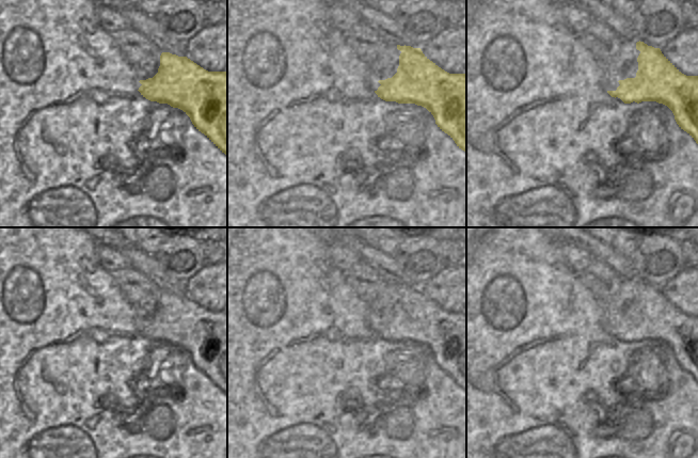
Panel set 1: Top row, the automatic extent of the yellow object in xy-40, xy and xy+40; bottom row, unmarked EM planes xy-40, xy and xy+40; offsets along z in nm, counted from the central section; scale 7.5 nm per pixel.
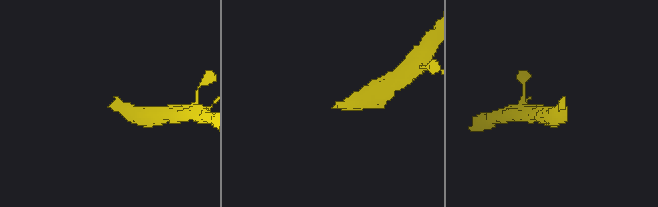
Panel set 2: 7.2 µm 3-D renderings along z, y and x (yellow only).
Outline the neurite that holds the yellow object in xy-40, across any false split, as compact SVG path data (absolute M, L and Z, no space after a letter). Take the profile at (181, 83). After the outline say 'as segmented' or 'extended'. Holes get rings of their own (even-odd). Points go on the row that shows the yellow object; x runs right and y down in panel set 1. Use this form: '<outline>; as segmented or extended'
M158 50L158 62L150 74L134 69L137 89L150 101L168 104L183 110L194 127L204 133L222 153L227 155L227 72L208 72L188 59Z; extended

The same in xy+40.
M621 40L617 53L603 63L604 90L618 101L656 101L667 106L679 127L698 144L698 76L682 74L661 51L639 40Z; extended

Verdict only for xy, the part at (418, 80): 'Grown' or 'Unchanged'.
Grown

